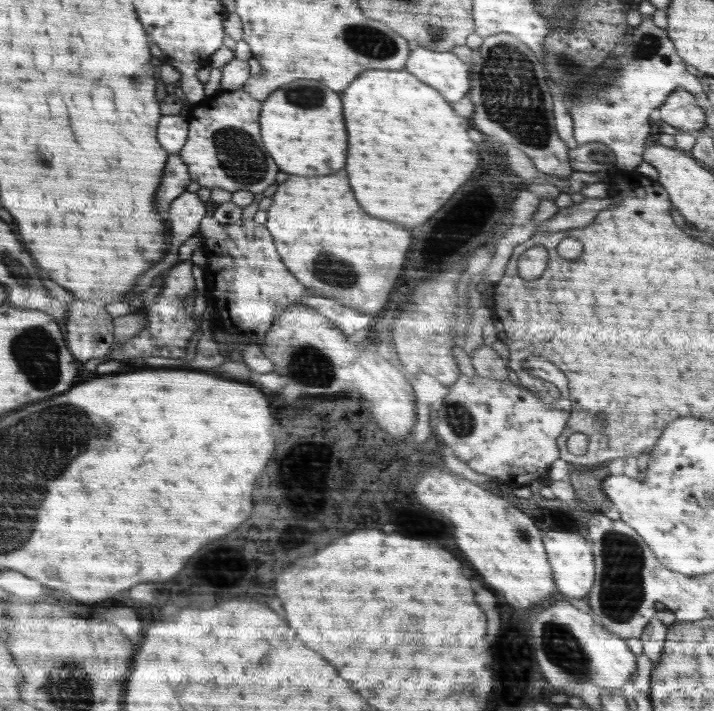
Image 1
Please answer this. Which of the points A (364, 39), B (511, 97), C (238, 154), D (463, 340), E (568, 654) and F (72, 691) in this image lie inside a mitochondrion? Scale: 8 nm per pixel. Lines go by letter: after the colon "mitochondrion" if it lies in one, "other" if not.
A: mitochondrion
B: mitochondrion
C: mitochondrion
D: other
E: mitochondrion
F: mitochondrion

